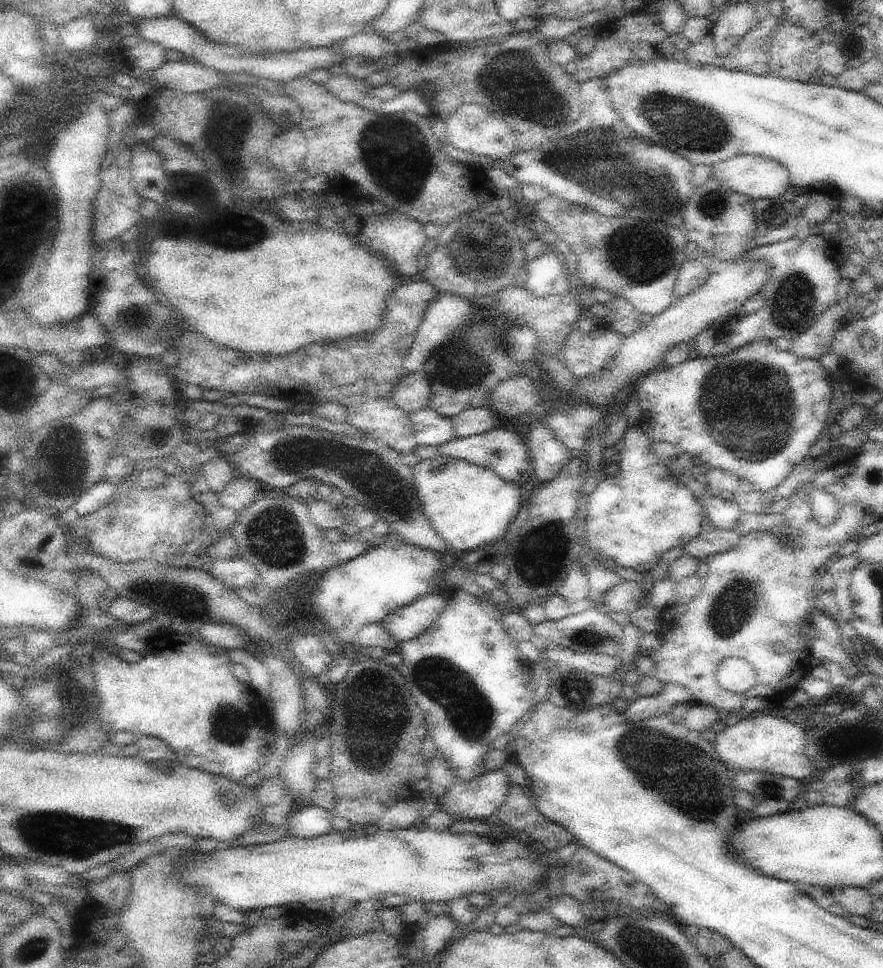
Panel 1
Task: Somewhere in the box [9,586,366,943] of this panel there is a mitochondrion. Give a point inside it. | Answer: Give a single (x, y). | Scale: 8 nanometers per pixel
(73, 839)

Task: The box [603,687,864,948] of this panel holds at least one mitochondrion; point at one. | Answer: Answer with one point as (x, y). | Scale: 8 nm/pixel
(636, 753)

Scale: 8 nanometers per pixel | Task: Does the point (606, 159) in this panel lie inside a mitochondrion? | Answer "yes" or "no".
yes

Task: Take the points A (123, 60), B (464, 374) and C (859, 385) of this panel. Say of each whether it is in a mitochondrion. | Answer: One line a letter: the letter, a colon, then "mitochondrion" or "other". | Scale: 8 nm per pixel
A: other
B: mitochondrion
C: other

